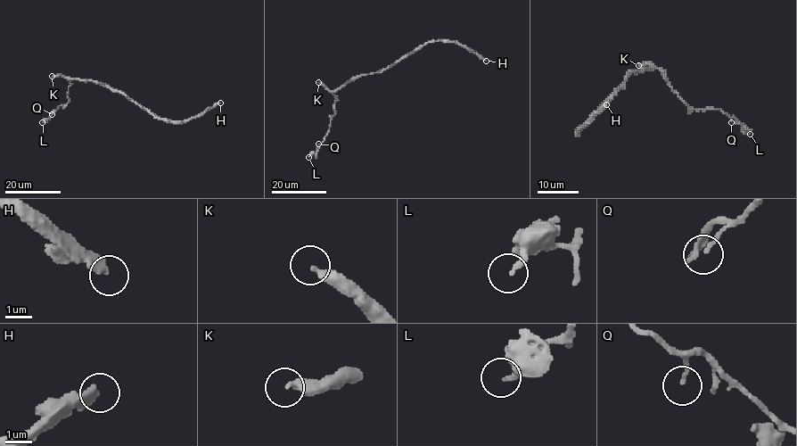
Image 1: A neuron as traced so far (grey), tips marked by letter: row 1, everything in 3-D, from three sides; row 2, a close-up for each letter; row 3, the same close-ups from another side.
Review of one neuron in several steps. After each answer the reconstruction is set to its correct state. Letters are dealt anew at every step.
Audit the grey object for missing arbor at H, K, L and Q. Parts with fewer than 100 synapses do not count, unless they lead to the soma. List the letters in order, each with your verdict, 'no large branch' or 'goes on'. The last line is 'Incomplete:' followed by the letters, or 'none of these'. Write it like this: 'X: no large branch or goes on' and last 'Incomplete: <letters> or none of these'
H: goes on
K: no large branch
L: no large branch
Q: no large branch
Incomplete: H

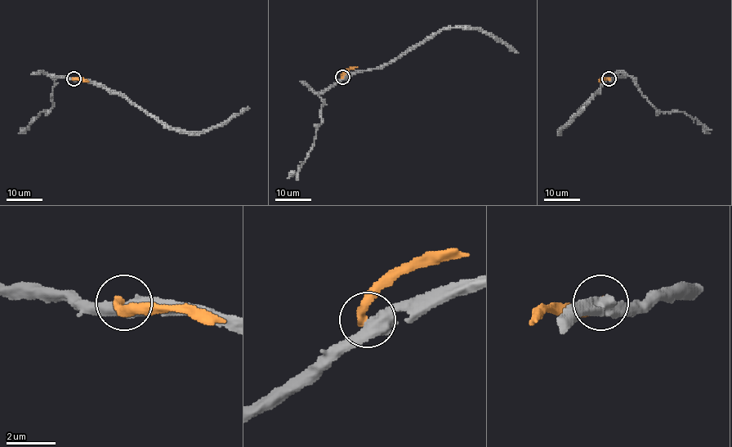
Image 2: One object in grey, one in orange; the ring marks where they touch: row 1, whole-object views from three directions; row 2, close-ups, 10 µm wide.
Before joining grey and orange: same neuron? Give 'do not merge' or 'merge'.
do not merge

